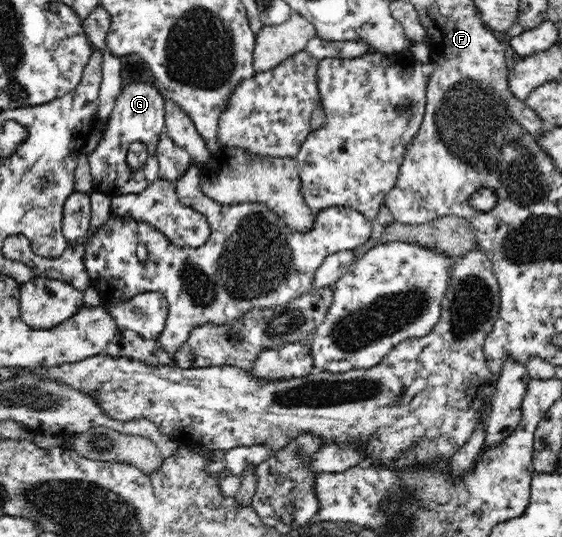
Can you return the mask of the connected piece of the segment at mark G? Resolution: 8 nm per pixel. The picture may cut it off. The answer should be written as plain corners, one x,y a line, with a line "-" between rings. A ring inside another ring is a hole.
133,82
121,88
117,96
113,111
109,119
104,123
100,140
97,142
93,153
88,156
93,176
94,192
104,194
115,199
121,195
142,193
159,177
160,169
156,145
160,133
165,127
165,98
154,85
145,82
-
133,142
147,144
148,158
143,169
132,171
128,165
127,155
129,146

